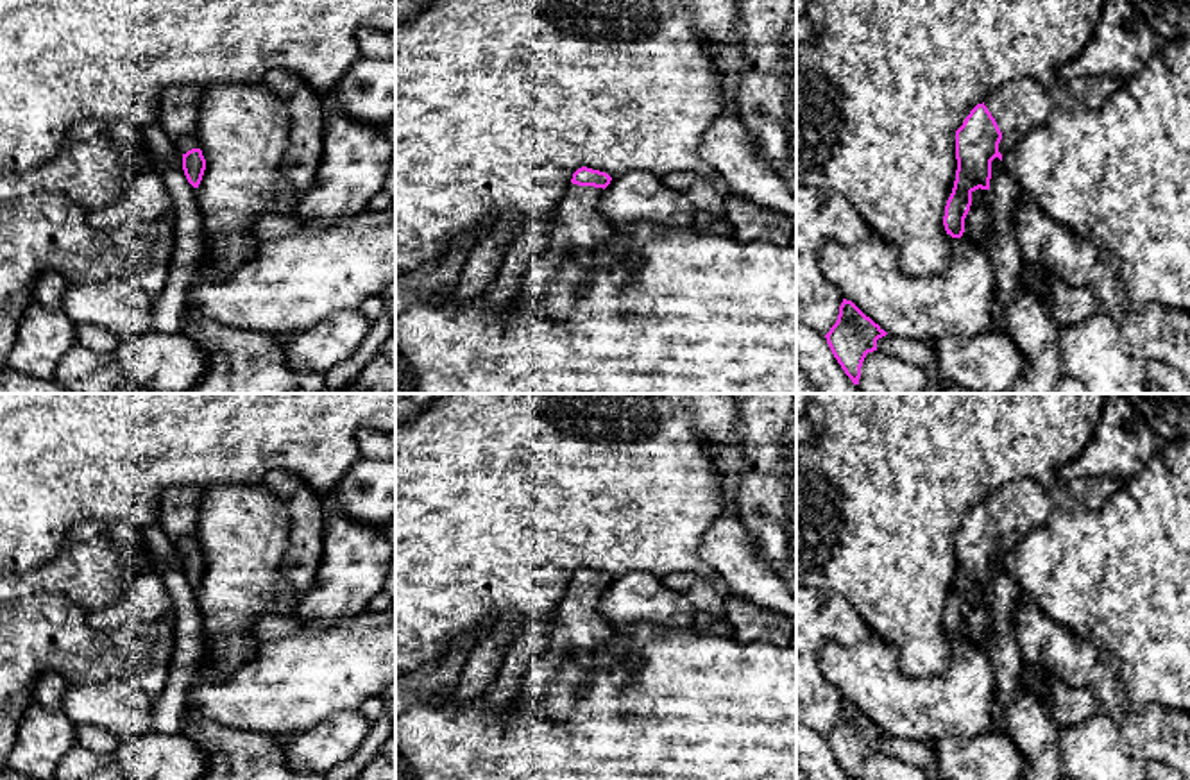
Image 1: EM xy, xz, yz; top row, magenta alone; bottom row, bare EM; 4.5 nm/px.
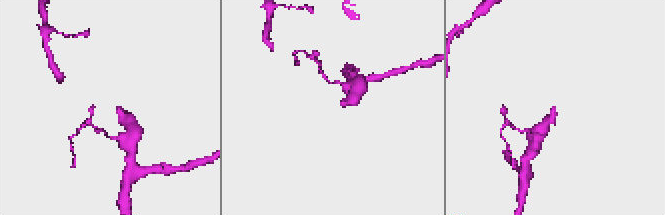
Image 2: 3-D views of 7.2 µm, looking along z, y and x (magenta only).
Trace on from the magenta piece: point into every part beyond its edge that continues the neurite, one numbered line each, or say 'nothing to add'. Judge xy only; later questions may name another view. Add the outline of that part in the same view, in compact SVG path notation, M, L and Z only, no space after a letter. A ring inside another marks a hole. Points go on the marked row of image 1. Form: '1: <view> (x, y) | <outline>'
1: xy (179, 104) | M175 84L161 93L159 123L181 156L191 148L202 150L197 118L204 91L199 84Z

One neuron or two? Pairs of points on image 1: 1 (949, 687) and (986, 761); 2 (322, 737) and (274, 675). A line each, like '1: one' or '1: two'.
1: two
2: two

